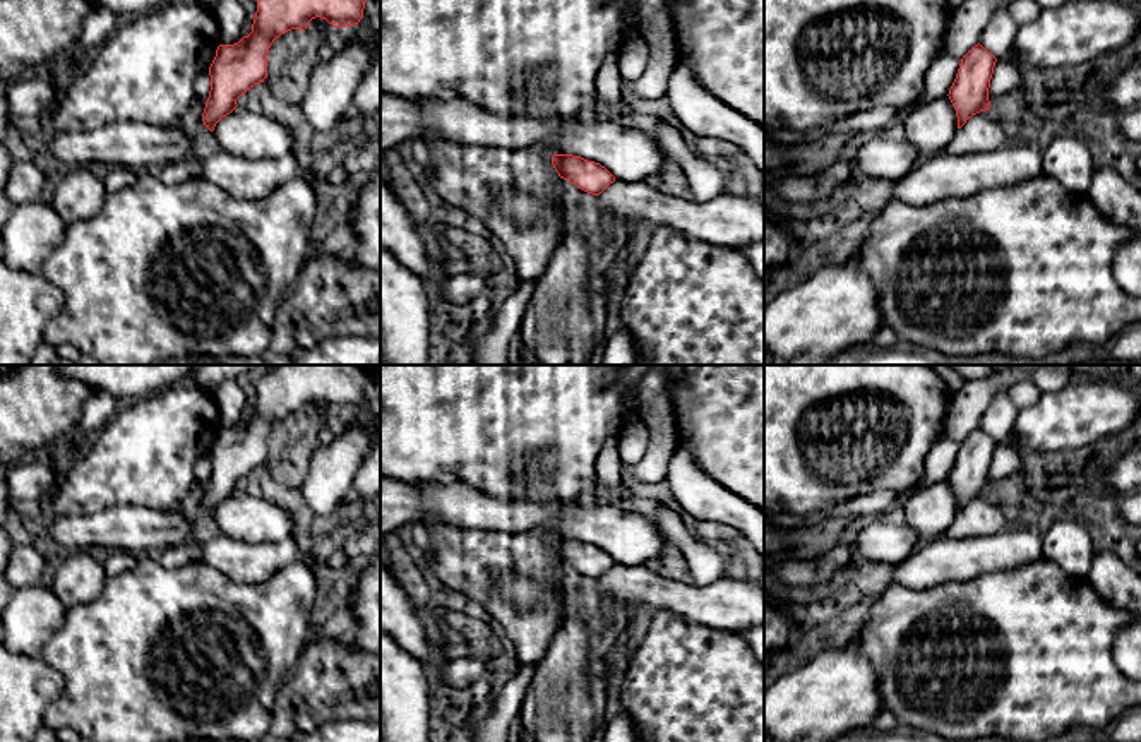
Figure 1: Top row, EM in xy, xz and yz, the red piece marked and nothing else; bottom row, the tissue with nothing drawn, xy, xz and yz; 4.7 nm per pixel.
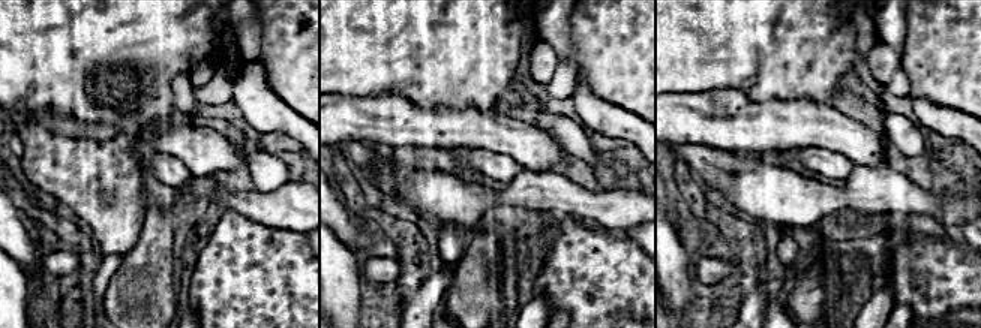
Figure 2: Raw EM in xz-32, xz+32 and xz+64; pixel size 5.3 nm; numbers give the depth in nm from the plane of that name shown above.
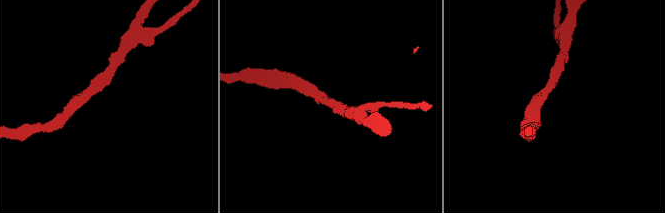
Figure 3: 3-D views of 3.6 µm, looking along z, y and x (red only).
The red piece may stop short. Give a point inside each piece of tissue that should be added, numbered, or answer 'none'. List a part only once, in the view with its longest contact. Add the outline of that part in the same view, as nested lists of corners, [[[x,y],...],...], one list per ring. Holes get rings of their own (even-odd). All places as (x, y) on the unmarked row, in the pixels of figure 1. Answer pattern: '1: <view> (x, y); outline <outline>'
none

